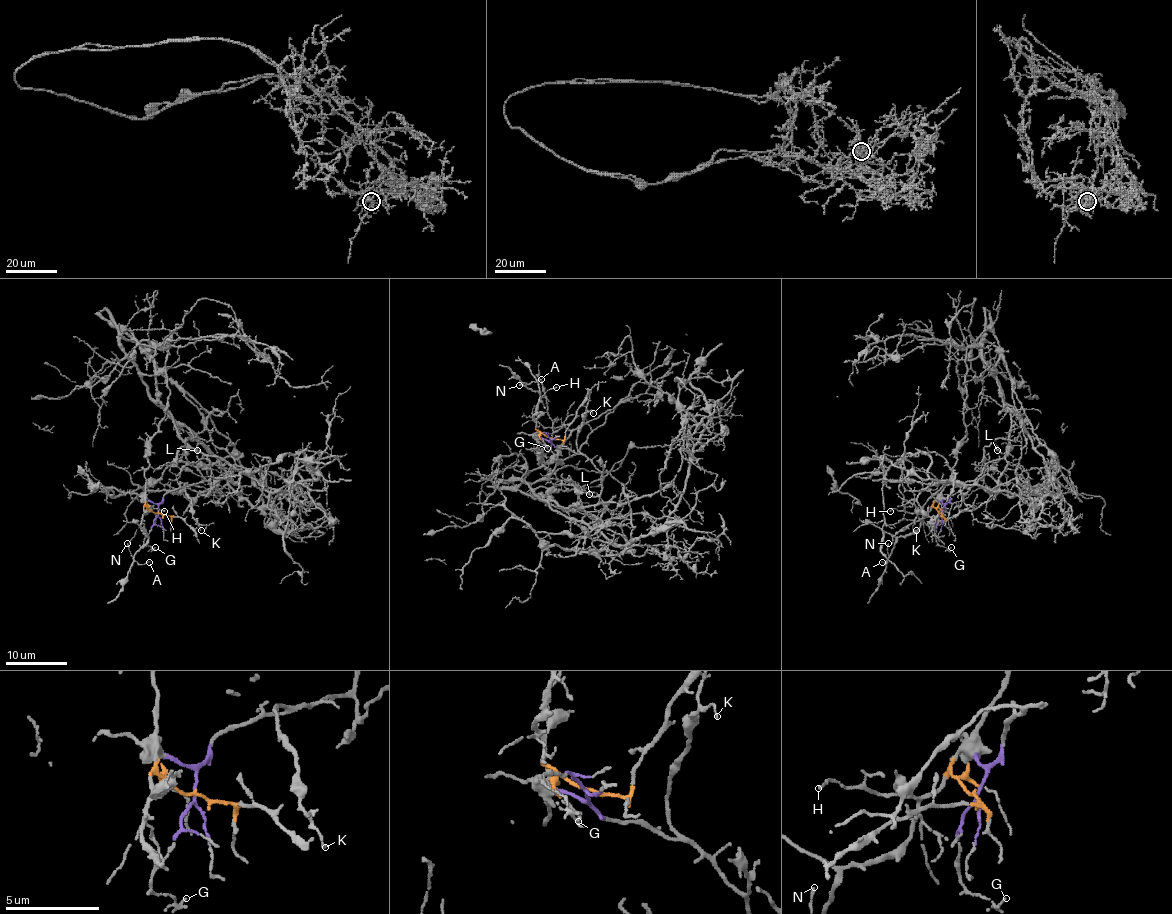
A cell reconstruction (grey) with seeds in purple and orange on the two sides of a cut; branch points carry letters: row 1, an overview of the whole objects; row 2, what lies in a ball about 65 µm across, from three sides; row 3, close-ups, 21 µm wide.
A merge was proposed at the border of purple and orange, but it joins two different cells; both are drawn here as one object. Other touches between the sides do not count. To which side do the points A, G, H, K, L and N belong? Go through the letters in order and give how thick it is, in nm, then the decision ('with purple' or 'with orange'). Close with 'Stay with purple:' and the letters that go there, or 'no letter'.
A: 110 nm | with orange
G: 120 nm | with purple
H: 120 nm | with orange
K: 110 nm | with purple
L: 100 nm | with purple
N: 130 nm | with orange
Stay with purple: G, K, L

